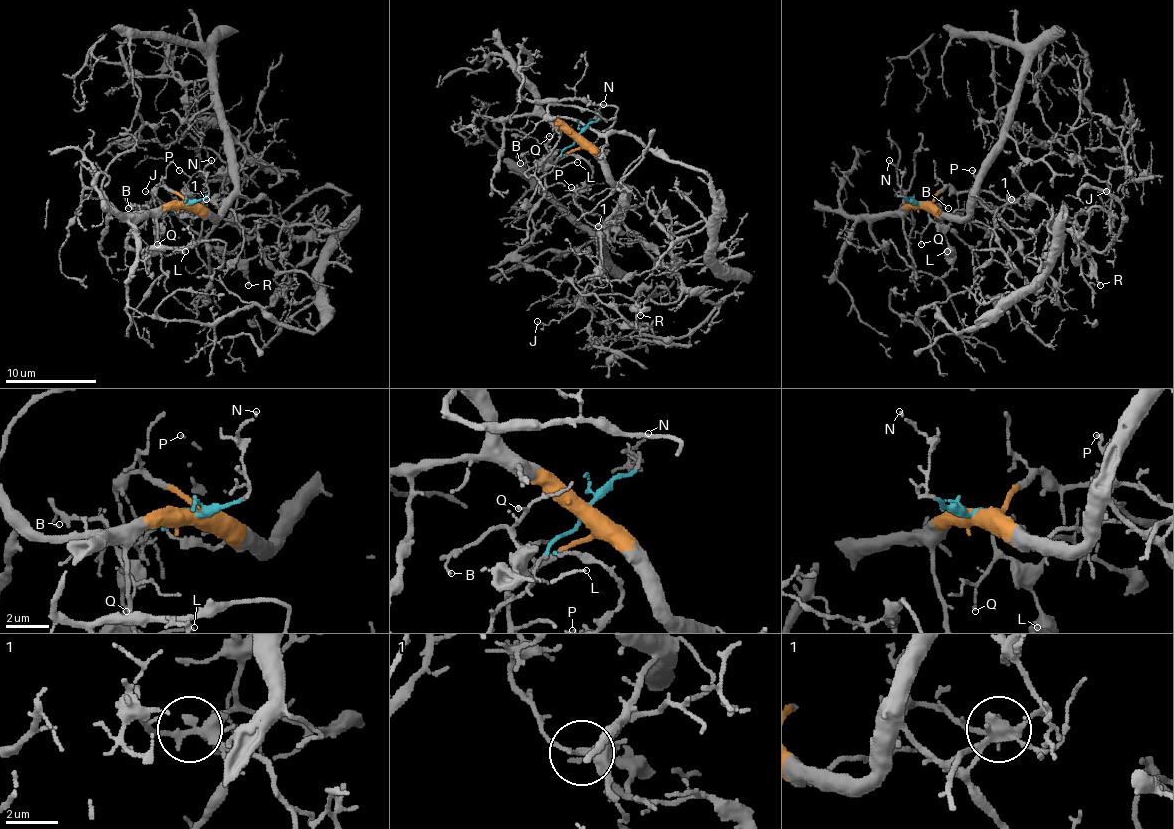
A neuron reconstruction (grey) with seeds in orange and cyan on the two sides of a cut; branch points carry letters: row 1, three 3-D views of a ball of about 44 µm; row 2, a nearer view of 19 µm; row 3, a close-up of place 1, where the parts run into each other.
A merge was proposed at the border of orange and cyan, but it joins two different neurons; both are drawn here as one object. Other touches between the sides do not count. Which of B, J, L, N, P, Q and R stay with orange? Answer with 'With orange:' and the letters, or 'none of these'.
With orange: none of these

